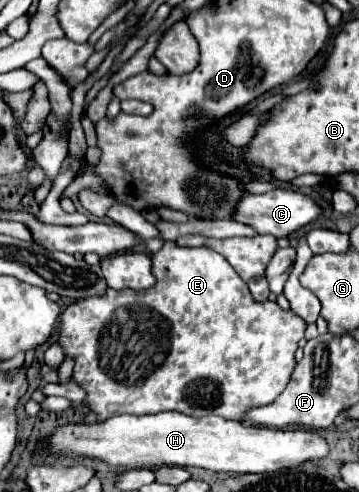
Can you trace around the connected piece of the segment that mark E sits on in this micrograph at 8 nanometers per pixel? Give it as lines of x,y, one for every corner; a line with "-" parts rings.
166,241
162,249
154,255
152,275
156,277
156,283
146,291
134,291
134,289
112,289
104,295
86,297
82,301
76,301
68,305
68,309
62,313
60,321
60,339
58,343
64,347
66,355
74,357
74,381
88,393
84,405
90,411
96,411
100,415
100,421
120,415
120,413
132,413
132,415
148,415
148,413
160,413
160,411
178,411
190,417
206,417
206,415
220,415
224,419
240,419
250,407
268,405
272,403
288,385
290,375
296,367
294,353
298,349
298,341
304,337
306,321
300,319
294,311
284,311
274,301
258,303
252,299
246,283
236,275
232,265
216,251
208,247
180,247
174,241

